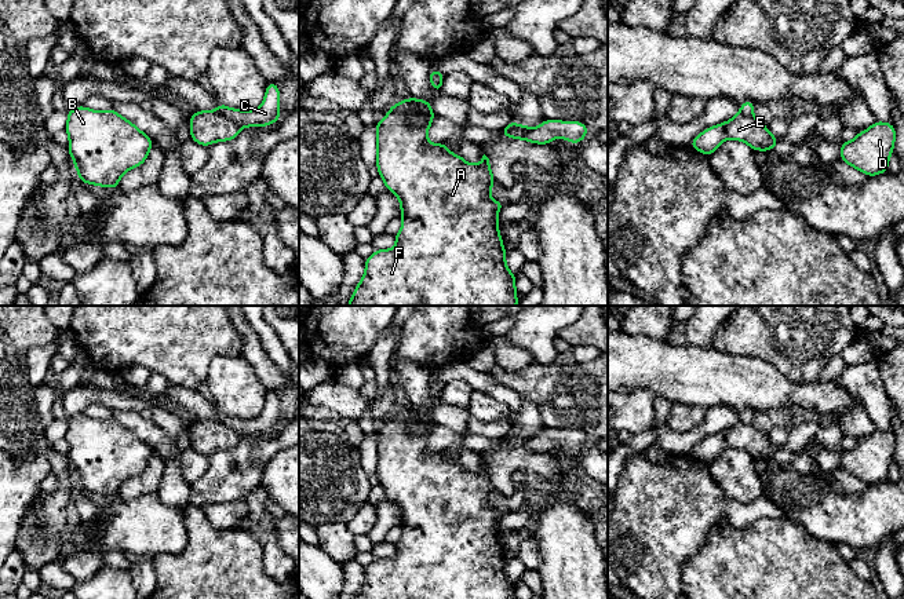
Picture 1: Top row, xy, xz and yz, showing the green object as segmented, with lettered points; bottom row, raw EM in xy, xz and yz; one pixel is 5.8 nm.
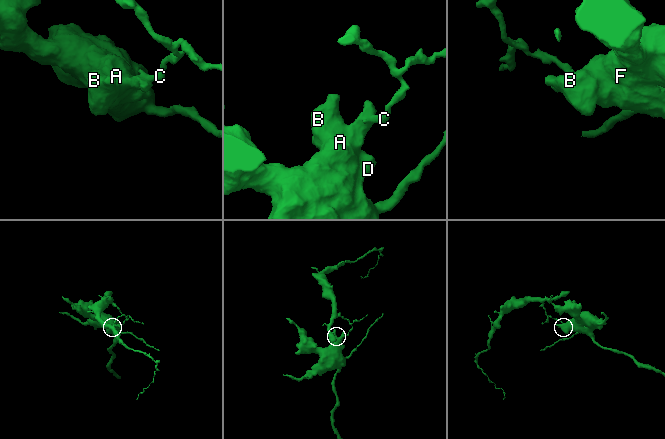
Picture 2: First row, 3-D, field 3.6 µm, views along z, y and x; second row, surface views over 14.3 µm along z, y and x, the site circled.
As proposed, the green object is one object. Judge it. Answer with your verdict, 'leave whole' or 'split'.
split

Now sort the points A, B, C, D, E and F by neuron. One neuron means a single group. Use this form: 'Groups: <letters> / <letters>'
Groups: A B D E F / C

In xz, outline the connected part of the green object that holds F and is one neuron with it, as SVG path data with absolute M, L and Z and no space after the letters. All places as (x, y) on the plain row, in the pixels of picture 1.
M409 405L405 409L391 413L384 427L375 434L378 459L376 476L379 479L379 485L384 490L384 496L394 501L400 509L402 536L394 544L396 555L393 558L376 558L369 566L365 567L365 581L354 599L517 599L517 584L513 582L506 573L507 559L503 555L503 548L499 541L497 522L506 512L499 511L489 504L491 496L496 492L495 486L492 485L491 470L484 463L481 471L474 474L464 470L460 463L451 461L446 457L445 450L431 453L429 450L427 439L434 425L435 423L427 408L413 408Z

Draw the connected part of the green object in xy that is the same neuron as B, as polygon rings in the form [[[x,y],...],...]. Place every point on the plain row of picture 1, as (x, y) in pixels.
[[[81,413],[68,419],[65,439],[69,443],[68,459],[74,470],[79,489],[88,494],[119,496],[121,485],[142,474],[153,456],[152,446],[113,417],[98,420]]]

